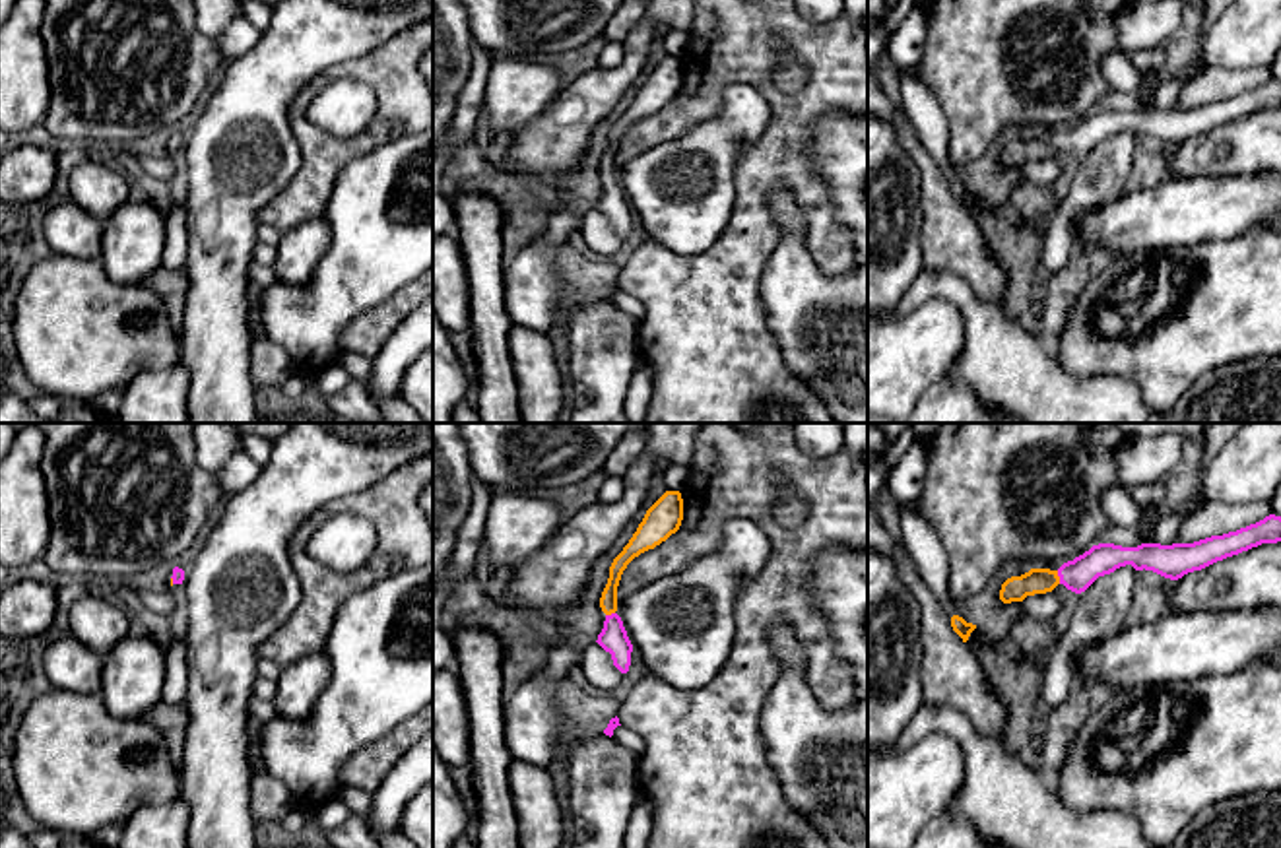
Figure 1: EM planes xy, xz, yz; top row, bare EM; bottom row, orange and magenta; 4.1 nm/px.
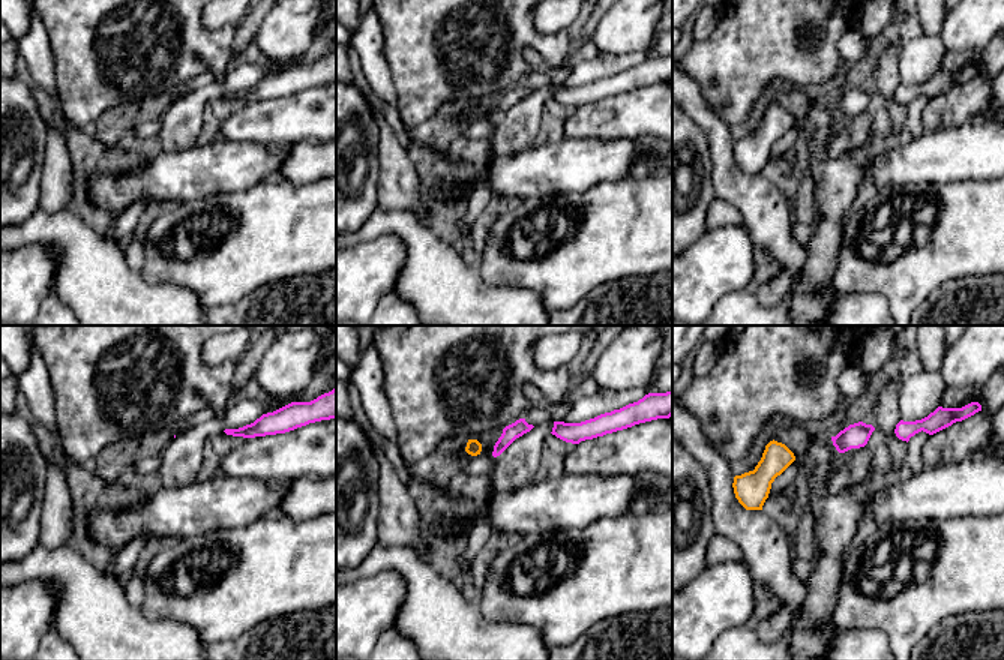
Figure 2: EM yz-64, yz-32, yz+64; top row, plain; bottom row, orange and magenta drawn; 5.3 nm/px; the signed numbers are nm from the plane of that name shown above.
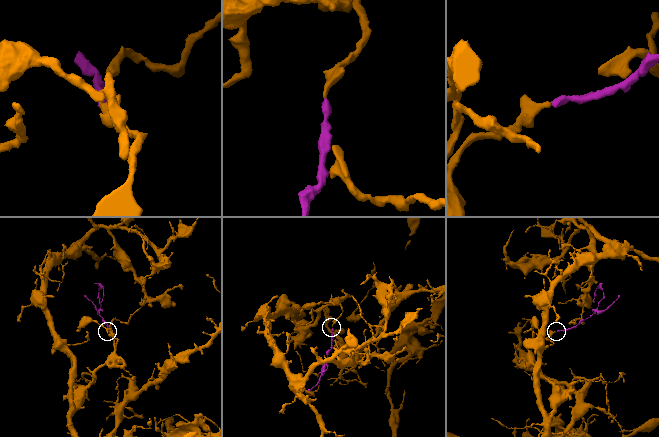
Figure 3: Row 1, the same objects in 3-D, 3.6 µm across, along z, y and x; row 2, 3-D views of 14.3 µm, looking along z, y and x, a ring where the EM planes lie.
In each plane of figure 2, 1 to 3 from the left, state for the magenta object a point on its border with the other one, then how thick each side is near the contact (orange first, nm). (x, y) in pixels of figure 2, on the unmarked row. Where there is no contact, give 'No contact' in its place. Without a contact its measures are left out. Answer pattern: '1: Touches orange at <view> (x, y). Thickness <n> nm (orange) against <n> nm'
1: No contact
2: No contact
3: No contact

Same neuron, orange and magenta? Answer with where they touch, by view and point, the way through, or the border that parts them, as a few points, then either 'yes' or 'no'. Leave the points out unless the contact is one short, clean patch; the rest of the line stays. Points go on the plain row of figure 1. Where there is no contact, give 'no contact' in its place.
contact yz (1058, 142); way yz (1037, 146), (1058, 142), (1078, 140); yes

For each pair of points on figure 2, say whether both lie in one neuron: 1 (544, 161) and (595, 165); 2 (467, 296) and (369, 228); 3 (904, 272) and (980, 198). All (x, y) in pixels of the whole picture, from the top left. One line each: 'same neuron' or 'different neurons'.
1: same neuron
2: same neuron
3: same neuron

